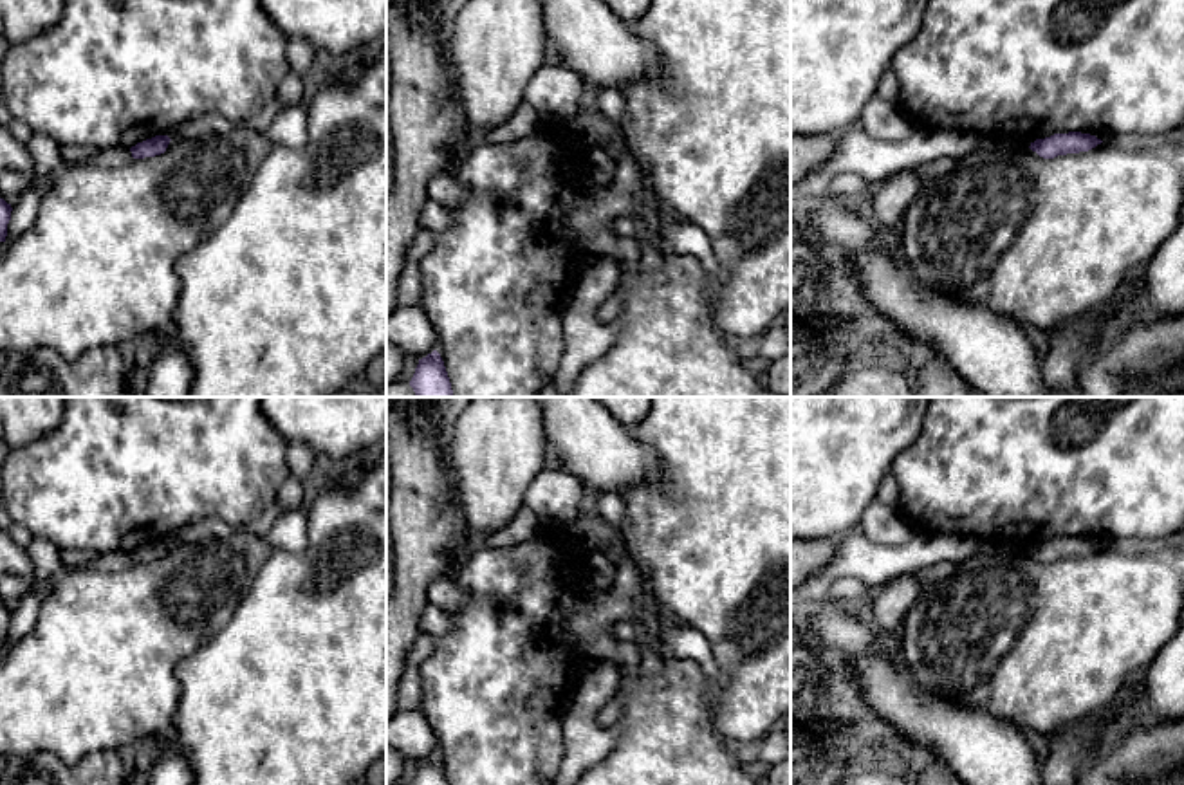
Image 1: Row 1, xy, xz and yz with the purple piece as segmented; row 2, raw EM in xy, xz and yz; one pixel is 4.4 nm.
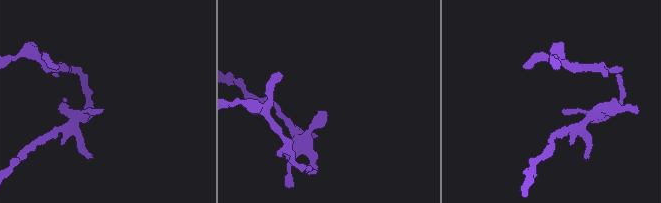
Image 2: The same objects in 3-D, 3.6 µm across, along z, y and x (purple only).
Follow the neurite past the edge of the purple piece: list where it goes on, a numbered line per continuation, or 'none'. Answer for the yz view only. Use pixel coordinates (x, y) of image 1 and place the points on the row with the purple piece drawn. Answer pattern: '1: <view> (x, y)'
none

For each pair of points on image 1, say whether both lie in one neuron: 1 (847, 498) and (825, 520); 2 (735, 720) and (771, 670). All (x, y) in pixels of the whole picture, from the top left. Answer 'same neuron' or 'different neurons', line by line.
1: same neuron
2: same neuron

